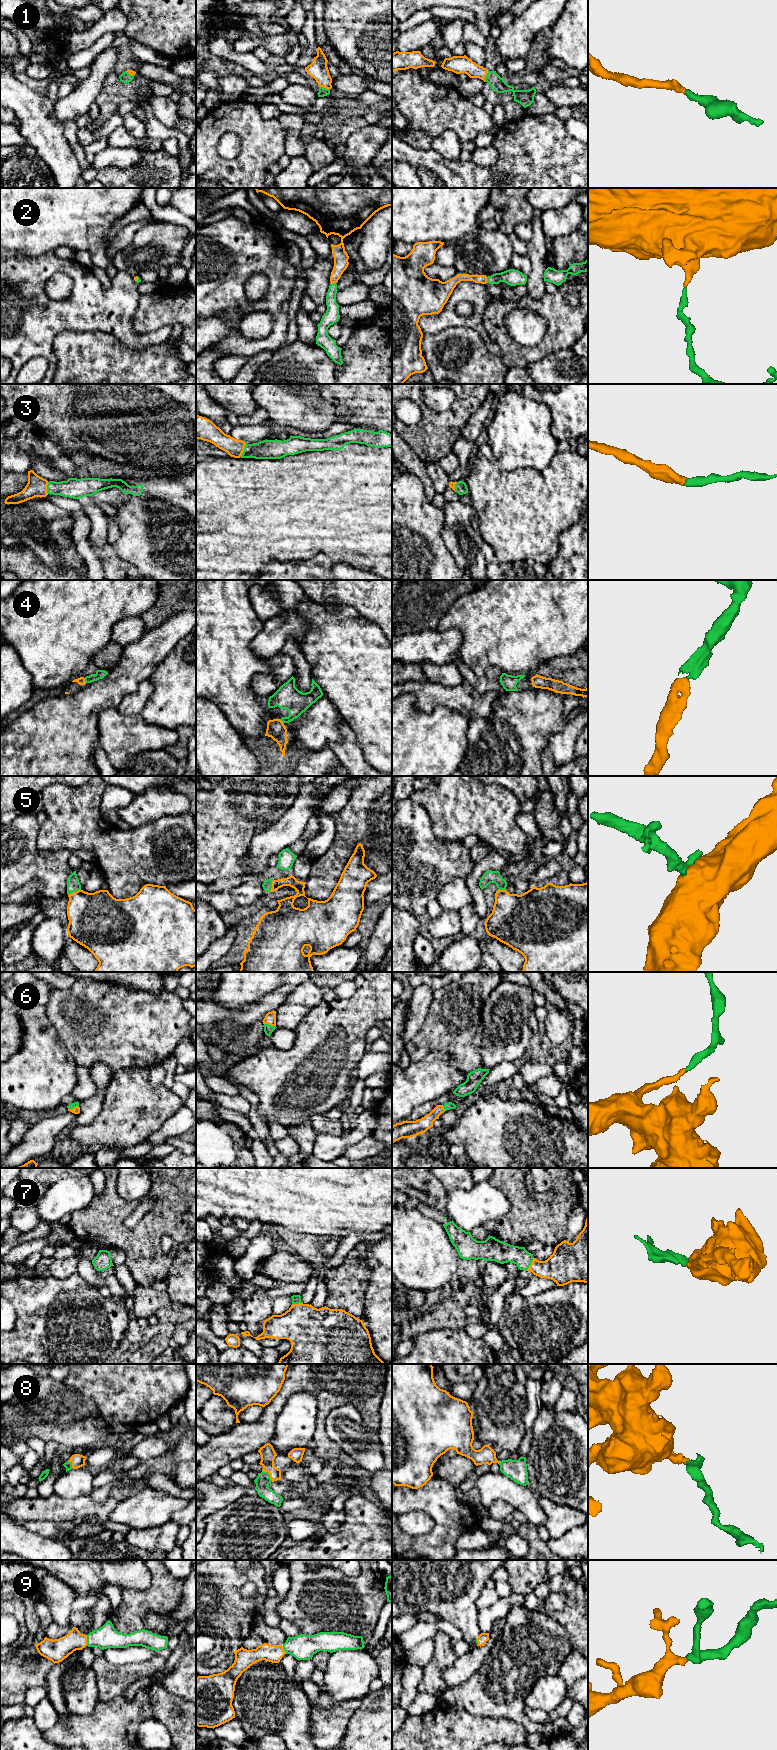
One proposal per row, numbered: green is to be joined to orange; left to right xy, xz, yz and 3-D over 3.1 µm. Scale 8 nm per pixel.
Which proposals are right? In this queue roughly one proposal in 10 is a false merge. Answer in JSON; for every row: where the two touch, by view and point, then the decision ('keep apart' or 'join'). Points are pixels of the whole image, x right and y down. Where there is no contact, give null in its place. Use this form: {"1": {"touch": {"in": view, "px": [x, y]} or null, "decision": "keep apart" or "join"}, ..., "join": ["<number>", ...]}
{"1": {"touch": {"in": "yz", "px": [485, 75]}, "decision": "join"}, "2": {"touch": {"in": "yz", "px": [486, 280]}, "decision": "join"}, "3": {"touch": {"in": "xz", "px": [243, 450]}, "decision": "join"}, "4": {"touch": {"in": "xy", "px": [84, 680]}, "decision": "join"}, "5": {"touch": {"in": "xy", "px": [74, 892]}, "decision": "join"}, "6": {"touch": {"in": "xz", "px": [270, 1024]}, "decision": "join"}, "7": {"touch": {"in": "yz", "px": [531, 1263]}, "decision": "join"}, "8": {"touch": {"in": "xz", "px": [269, 1473]}, "decision": "join"}, "9": {"touch": {"in": "xy", "px": [86, 1640]}, "decision": "join"}, "join": ["1", "2", "3", "4", "5", "6", "7", "8", "9"]}

